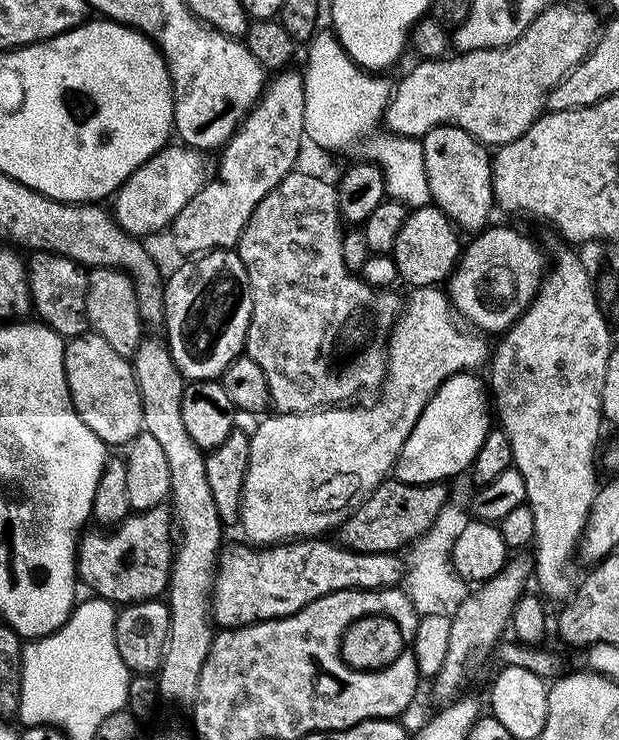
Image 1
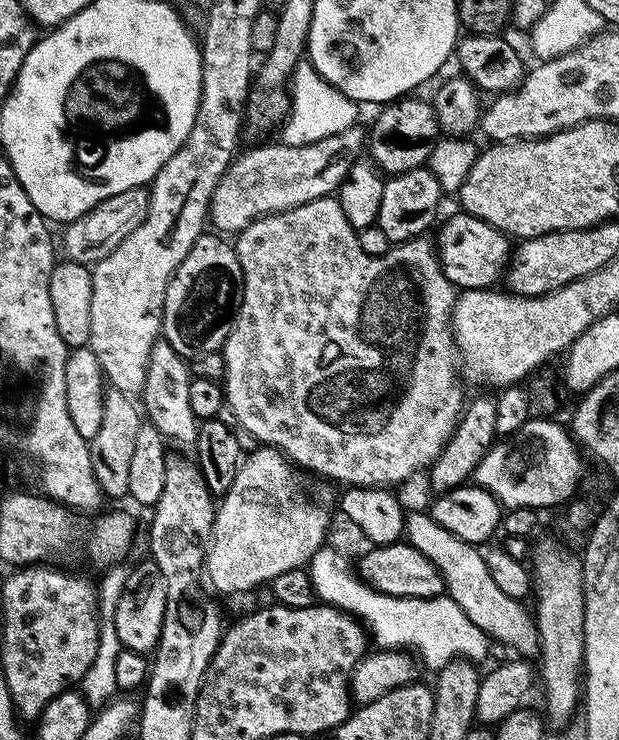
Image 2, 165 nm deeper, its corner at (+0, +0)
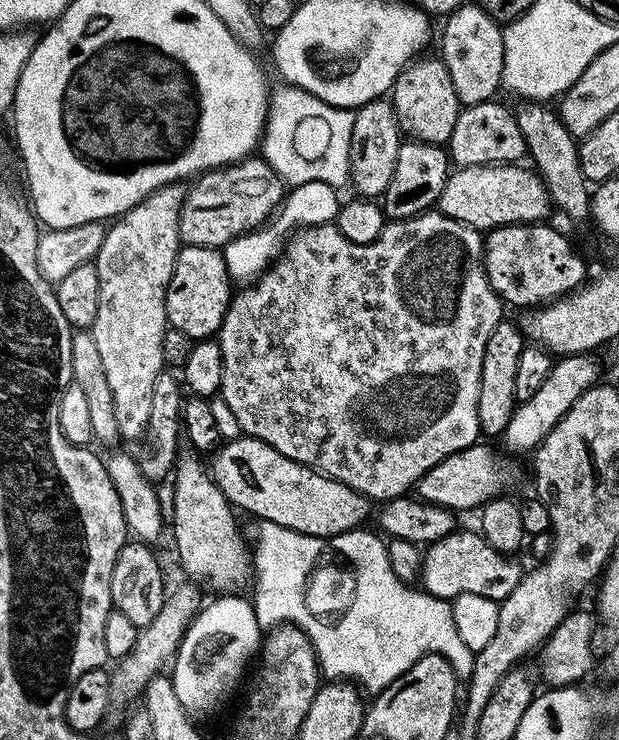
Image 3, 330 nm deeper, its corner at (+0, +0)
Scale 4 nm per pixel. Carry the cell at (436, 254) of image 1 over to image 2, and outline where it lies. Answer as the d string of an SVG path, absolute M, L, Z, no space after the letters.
M456 210L456 213L442 224L439 225L440 233L434 236L434 243L446 278L450 278L450 282L458 290L492 288L495 280L505 275L510 263L509 237L494 226L482 222L482 218L474 218L463 210Z

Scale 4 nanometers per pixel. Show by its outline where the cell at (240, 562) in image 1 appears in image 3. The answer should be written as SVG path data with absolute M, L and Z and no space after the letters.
M476 530L451 532L446 538L427 545L425 552L428 553L423 553L420 562L419 583L424 583L425 593L449 602L462 594L478 594L497 602L505 600L510 590L518 586L522 575L522 567L516 558L496 552Z

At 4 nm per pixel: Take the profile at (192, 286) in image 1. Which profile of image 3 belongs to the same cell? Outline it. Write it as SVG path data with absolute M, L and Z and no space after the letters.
M189 244L181 247L174 262L174 274L166 290L166 314L171 327L182 330L193 342L219 333L234 295L223 251Z

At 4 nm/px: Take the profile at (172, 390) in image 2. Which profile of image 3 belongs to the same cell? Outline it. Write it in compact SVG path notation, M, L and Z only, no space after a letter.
M181 455L174 469L174 514L170 521L170 532L172 528L172 536L176 539L176 556L189 581L205 589L213 588L216 594L239 593L244 590L240 588L249 587L254 576L249 545L244 545L240 537L240 528L236 525L237 513L226 494L218 490L211 471L205 465L204 468L200 465L201 457L191 455Z

